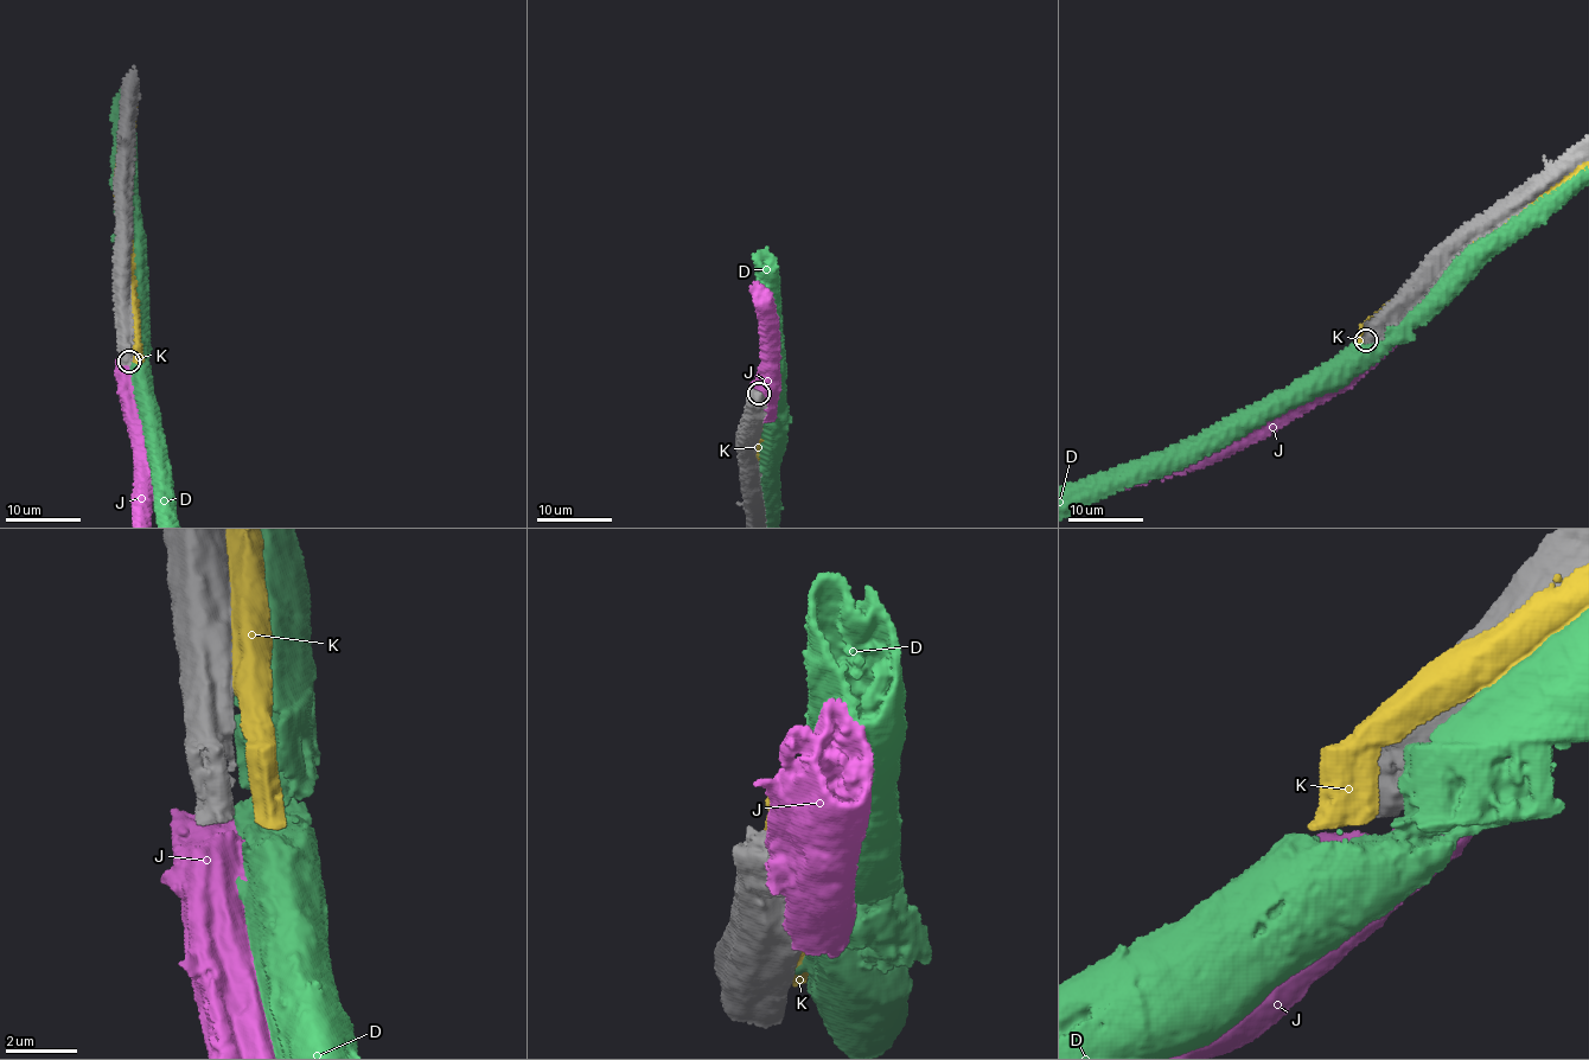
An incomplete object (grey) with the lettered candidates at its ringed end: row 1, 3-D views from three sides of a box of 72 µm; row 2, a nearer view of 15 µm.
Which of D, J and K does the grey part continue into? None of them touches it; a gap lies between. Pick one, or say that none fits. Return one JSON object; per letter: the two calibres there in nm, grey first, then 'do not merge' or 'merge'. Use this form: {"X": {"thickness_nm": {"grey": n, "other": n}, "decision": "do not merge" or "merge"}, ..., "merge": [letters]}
{"D": {"thickness_nm": {"grey": 600, "other": 850}, "decision": "do not merge"}, "J": {"thickness_nm": {"grey": 600, "other": 800}, "decision": "do not merge"}, "K": {"thickness_nm": {"grey": 600, "other": 750}, "decision": "do not merge"}, "merge": []}

